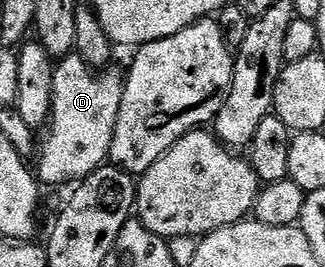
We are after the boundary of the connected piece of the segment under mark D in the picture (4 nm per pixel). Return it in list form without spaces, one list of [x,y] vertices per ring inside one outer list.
[[[76,53],[66,55],[53,68],[53,100],[49,121],[44,128],[45,144],[40,144],[41,160],[35,163],[35,174],[42,184],[76,184],[95,169],[106,166],[115,121],[123,101],[125,75],[109,69],[94,69]]]

